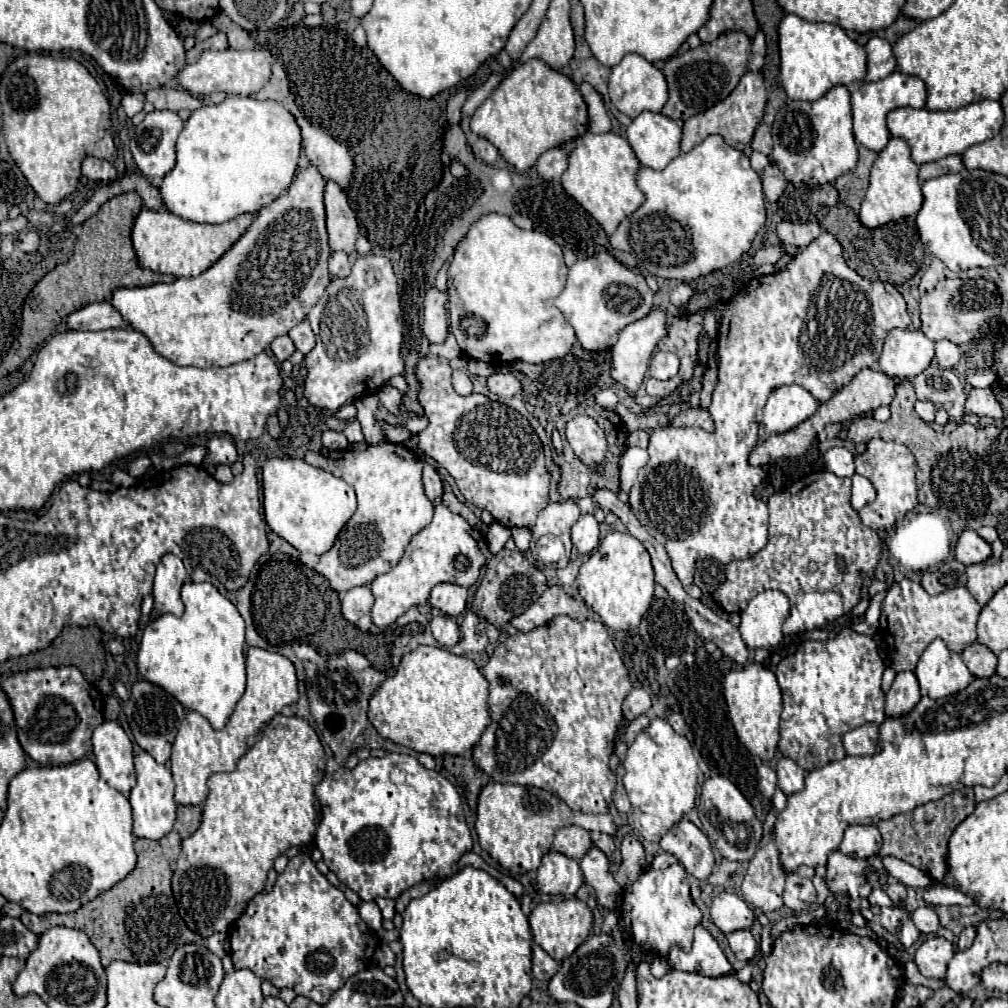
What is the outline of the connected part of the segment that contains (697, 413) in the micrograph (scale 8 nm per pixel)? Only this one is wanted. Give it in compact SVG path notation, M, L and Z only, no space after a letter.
M689 408L677 414L671 422L671 426L699 426L707 432L713 432L713 418L707 408Z

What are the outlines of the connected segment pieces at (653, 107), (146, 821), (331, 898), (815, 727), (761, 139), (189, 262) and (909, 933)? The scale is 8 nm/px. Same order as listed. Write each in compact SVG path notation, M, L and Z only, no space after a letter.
M627 54L611 70L611 76L609 76L609 96L611 96L611 102L617 106L619 112L627 114L629 118L635 118L635 116L639 116L645 110L661 112L661 108L669 100L669 90L667 90L667 80L665 80L663 72L657 66L653 66L651 62L647 62L639 54Z
M139 752L135 756L135 770L137 770L137 786L131 790L129 802L133 806L133 834L149 840L161 840L165 834L171 832L175 822L175 810L177 804L173 800L173 778L171 768L167 764L155 762L155 758L149 752Z
M299 854L289 860L283 874L269 894L257 894L241 918L235 922L237 938L231 938L231 958L235 968L247 968L259 978L273 982L277 988L293 988L297 994L311 998L317 1004L327 1004L335 990L339 990L345 980L371 964L373 952L379 944L377 934L359 918L357 906L353 906L345 894L335 888L313 864L307 854Z
M843 628L833 640L801 642L797 648L785 646L771 654L769 668L773 668L783 690L779 750L783 756L799 762L805 770L815 770L833 760L845 758L845 748L841 742L845 732L867 722L881 724L885 720L885 694L881 690L885 662L877 654L877 646L869 636L857 634L851 628Z
M761 122L755 136L753 136L753 142L751 142L751 148L757 150L757 152L763 152L763 154L771 154L771 148L773 148L773 142L771 142L771 128Z
M143 208L133 226L133 246L137 252L139 264L143 268L149 268L153 272L173 274L177 278L199 276L201 272L211 268L247 232L253 218L255 218L253 214L241 214L225 224L213 226L213 224L183 220L165 208L157 212Z
M909 920L909 922L905 922L905 926L899 930L897 936L899 936L899 940L909 948L909 946L913 946L913 944L917 942L919 934L921 934L921 932L919 932L919 930L915 928L915 924Z

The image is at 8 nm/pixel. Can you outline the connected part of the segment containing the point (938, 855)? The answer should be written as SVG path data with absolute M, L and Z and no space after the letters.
M961 788L961 790L955 790L953 794L943 796L941 800L927 802L923 806L917 806L911 812L897 814L889 820L883 820L877 824L883 836L879 856L895 856L899 860L909 862L915 868L921 868L929 878L943 878L947 872L947 864L945 864L947 840L953 834L955 826L963 822L973 810L975 810L973 788Z

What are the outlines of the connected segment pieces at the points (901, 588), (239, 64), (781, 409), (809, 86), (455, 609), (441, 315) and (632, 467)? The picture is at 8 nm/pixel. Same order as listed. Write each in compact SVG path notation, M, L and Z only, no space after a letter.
M901 580L893 584L881 606L879 627L881 636L891 648L889 652L891 668L895 672L915 670L919 656L935 638L943 638L949 650L957 654L963 652L963 648L967 648L977 640L975 626L979 614L981 614L981 606L963 586L949 588L937 596L929 596L919 582Z
M227 48L221 52L209 50L209 52L203 52L195 64L187 64L179 72L179 82L193 96L207 96L211 92L251 96L251 94L259 92L269 82L273 62L275 62L275 56L267 48L255 48L255 50Z
M801 386L775 388L763 410L763 426L769 434L781 434L793 430L803 420L817 412L819 402Z
M787 14L779 24L779 54L781 54L781 84L793 100L819 100L837 84L861 82L867 74L867 52L851 40L837 24L809 22L795 14Z
M437 584L431 590L429 604L451 618L457 618L467 608L467 588L459 584Z
M431 286L425 294L425 318L423 318L423 334L431 344L443 344L449 334L449 324L447 324L447 308L445 304L449 302L449 294L437 290Z
M627 448L619 461L620 489L629 493L637 478L637 472L647 464L649 454L643 448Z

